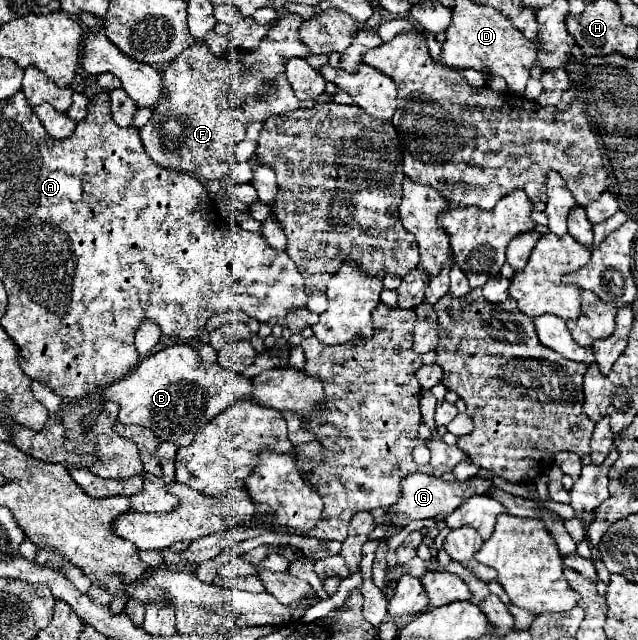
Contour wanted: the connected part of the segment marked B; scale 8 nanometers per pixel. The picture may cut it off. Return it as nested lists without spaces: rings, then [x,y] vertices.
[[[174,344],[144,358],[126,378],[112,382],[100,394],[120,406],[118,420],[122,424],[138,424],[152,430],[160,442],[186,446],[216,414],[236,400],[252,400],[252,382],[220,364],[208,364],[200,354],[186,346]]]

